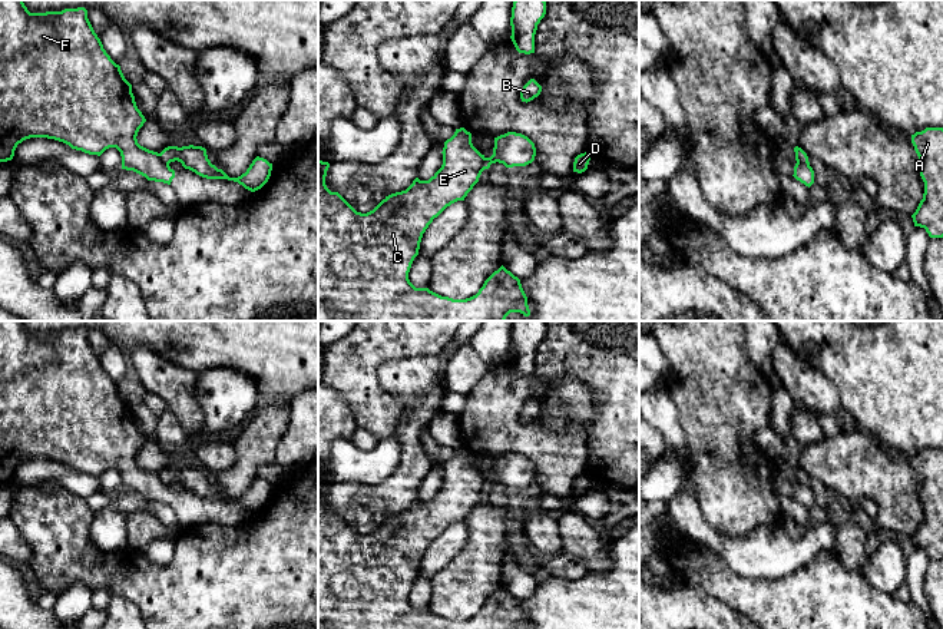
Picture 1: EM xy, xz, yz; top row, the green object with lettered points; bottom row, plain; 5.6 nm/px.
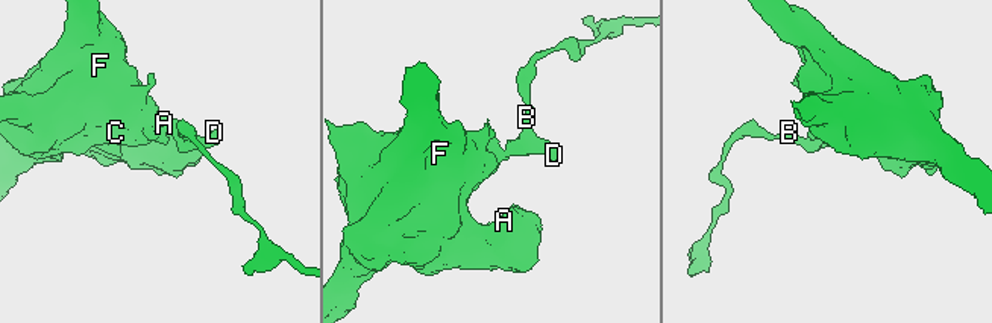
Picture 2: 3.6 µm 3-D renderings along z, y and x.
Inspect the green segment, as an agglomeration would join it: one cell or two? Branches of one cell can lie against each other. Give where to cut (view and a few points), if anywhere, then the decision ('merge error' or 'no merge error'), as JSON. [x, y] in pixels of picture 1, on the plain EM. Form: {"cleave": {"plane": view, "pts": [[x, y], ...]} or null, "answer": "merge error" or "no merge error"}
{"cleave": {"plane": "xy", "pts": [[158, 474], [168, 485]]}, "answer": "merge error"}

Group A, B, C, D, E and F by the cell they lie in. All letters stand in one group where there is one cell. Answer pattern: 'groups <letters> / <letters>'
groups A C E F / B D

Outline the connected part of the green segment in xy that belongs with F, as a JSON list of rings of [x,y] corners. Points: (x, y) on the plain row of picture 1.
[[[0,321],[0,483],[11,481],[23,461],[47,458],[97,477],[116,469],[122,490],[171,506],[175,491],[138,464],[145,443],[132,405],[103,370],[85,328],[30,334],[23,321]]]

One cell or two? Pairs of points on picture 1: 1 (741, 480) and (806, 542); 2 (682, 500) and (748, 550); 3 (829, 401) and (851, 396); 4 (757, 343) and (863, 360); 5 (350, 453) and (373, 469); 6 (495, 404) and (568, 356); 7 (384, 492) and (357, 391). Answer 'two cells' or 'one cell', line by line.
1: two cells
2: one cell
3: two cells
4: two cells
5: one cell
6: two cells
7: two cells

